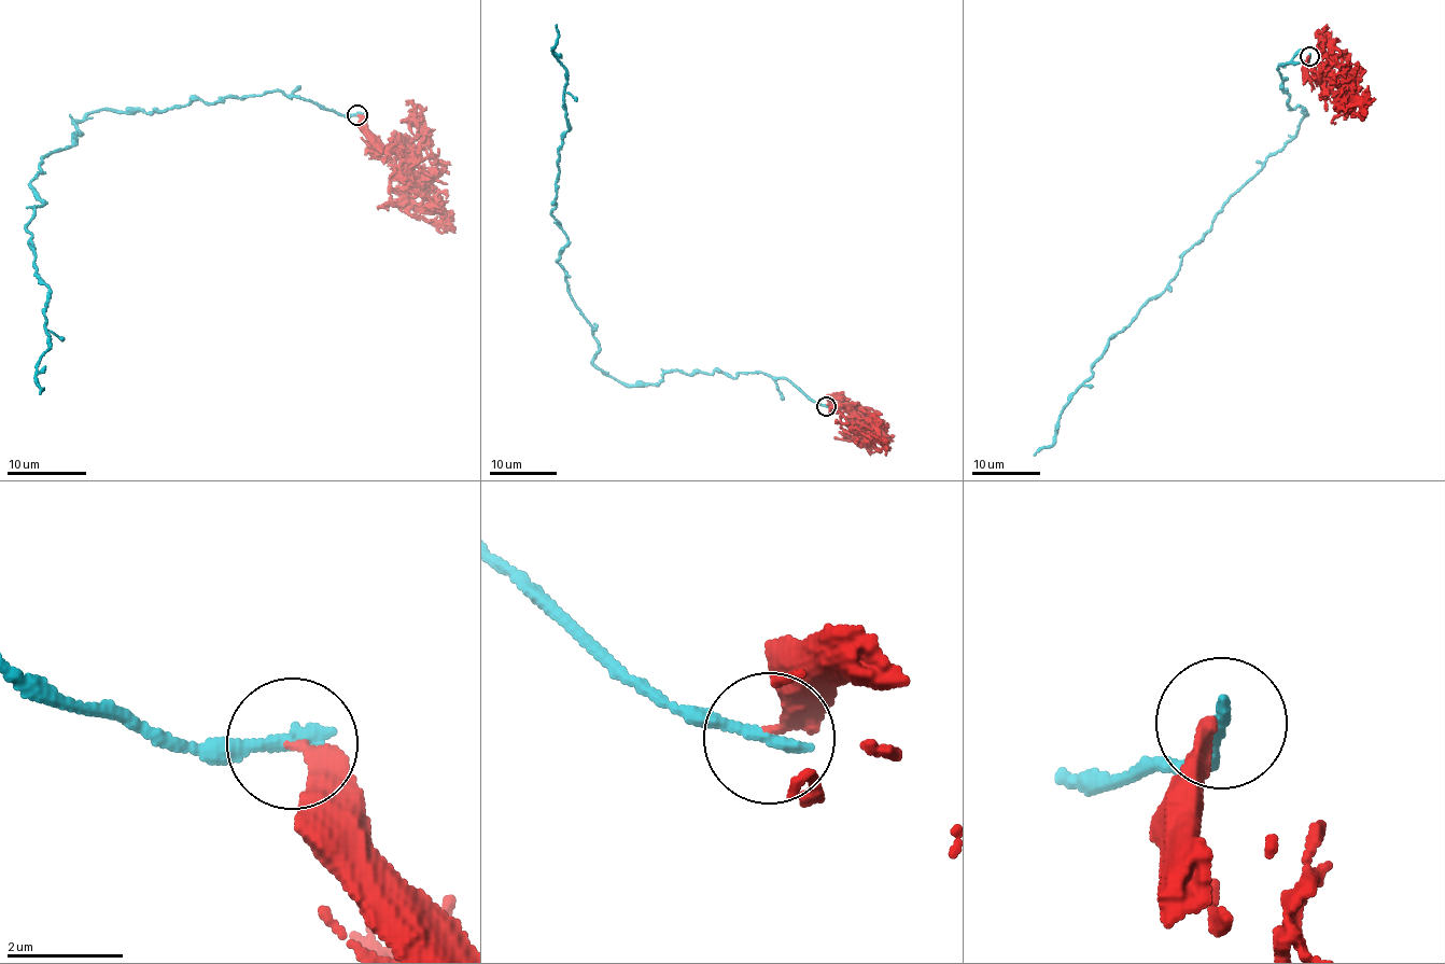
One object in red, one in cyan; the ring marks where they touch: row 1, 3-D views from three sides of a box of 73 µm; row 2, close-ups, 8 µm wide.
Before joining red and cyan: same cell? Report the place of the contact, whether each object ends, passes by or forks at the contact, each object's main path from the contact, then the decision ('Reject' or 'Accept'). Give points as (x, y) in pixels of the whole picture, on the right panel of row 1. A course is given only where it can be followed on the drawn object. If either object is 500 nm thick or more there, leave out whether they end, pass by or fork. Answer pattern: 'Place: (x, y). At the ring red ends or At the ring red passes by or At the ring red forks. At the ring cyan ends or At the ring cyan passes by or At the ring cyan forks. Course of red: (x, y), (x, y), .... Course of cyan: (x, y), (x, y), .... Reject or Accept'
Place: (1309, 56). At the ring red ends. At the ring cyan ends. Course of red: (1309, 56), (1305, 73), (1313, 77), (1324, 73), (1350, 94), (1350, 98), (1365, 115). Course of cyan: (1309, 56), (1278, 67), (1289, 106), (1307, 115), (1291, 140), (1108, 341), (1054, 443), (1033, 456). Reject

